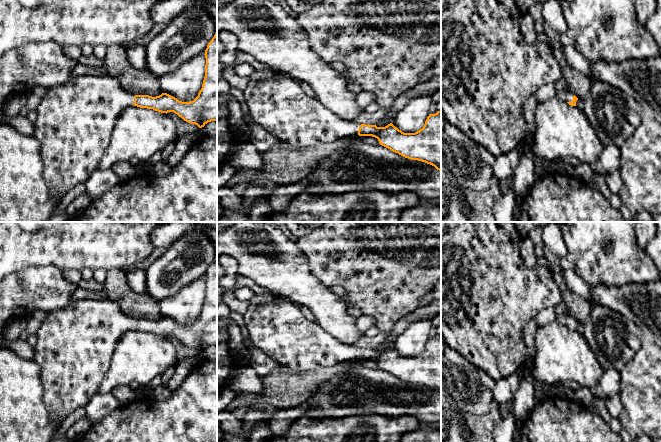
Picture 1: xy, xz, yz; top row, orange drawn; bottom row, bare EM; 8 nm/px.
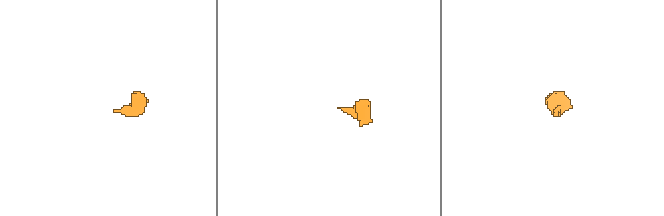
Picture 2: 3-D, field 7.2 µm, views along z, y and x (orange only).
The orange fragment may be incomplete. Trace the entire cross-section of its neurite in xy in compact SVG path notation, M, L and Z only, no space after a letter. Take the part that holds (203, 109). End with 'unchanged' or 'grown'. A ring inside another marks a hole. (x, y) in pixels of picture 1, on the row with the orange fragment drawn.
M217 32L207 45L205 58L205 77L202 88L198 96L190 102L179 101L167 93L156 97L135 95L125 90L117 79L107 76L81 75L70 78L64 84L48 88L36 110L33 136L41 145L43 177L50 194L53 197L63 197L77 185L87 182L93 172L99 168L99 162L109 146L117 115L127 107L137 106L166 114L174 112L184 121L195 124L199 128L204 127L208 122L217 122Z; grown

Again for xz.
M270 68L255 70L243 93L249 107L249 117L288 147L305 148L329 144L344 137L372 136L391 151L411 160L425 162L441 171L441 110L429 114L423 128L415 133L404 133L392 123L385 127L360 124L341 119L315 97L305 94L299 81Z; grown

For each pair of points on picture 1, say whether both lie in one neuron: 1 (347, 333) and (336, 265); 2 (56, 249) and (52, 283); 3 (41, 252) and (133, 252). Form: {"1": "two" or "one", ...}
{"1": "two", "2": "two", "3": "one"}

